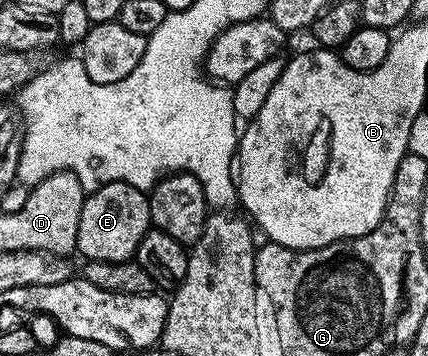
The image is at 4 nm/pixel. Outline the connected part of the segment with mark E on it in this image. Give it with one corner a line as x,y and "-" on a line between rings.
111,182
99,186
85,197
82,216
78,216
76,248
81,259
93,262
130,262
135,259
142,236
152,226
148,194
125,182

